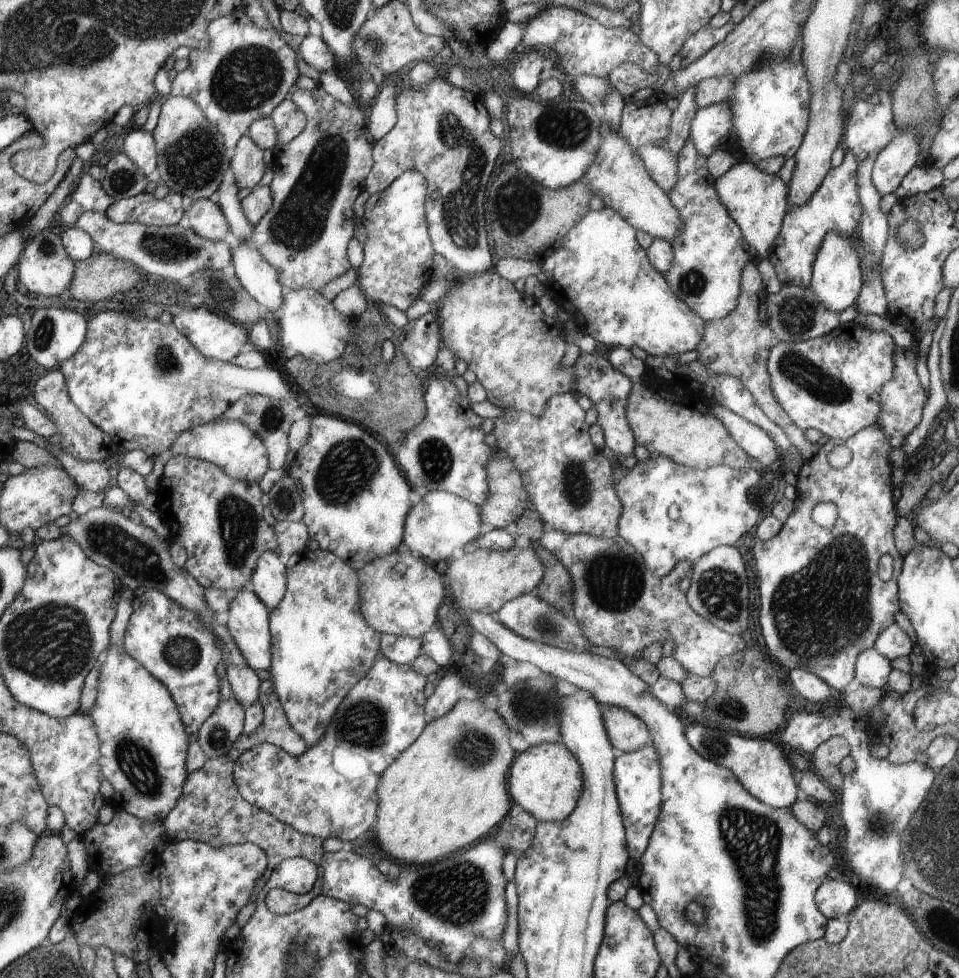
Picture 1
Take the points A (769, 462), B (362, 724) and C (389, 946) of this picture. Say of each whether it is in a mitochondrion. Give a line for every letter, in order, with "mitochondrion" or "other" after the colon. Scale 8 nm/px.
A: other
B: mitochondrion
C: other

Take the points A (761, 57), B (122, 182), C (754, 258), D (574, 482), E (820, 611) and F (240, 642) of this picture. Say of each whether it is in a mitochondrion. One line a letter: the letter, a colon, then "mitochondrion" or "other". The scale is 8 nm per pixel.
A: mitochondrion
B: mitochondrion
C: other
D: mitochondrion
E: mitochondrion
F: other

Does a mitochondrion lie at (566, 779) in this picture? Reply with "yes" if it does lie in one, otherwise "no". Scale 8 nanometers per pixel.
no

